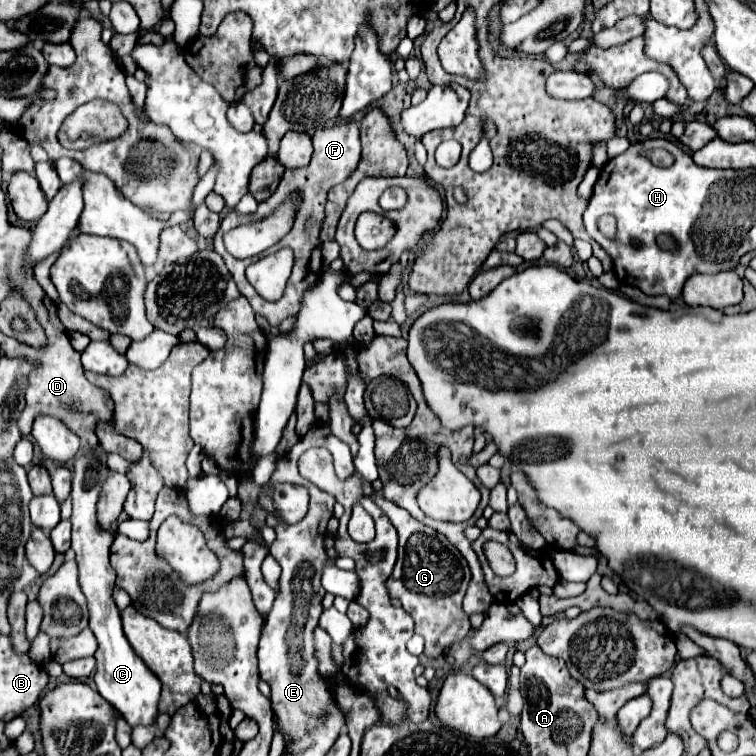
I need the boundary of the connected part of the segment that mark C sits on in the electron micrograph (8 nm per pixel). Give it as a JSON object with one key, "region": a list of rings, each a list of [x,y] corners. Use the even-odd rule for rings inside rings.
{"region":[[[78,457],[74,461],[74,477],[72,477],[72,493],[70,493],[70,499],[72,499],[72,551],[76,553],[76,563],[78,563],[78,581],[80,581],[80,589],[82,593],[86,595],[88,599],[88,611],[90,611],[90,629],[92,633],[96,635],[98,639],[98,651],[96,651],[96,675],[94,675],[94,681],[96,681],[96,687],[98,687],[98,693],[110,701],[120,713],[122,717],[128,721],[130,727],[136,727],[136,725],[150,725],[154,723],[156,719],[156,713],[158,713],[158,699],[160,699],[160,679],[156,679],[156,675],[144,665],[144,661],[134,653],[132,645],[128,643],[124,631],[122,631],[122,621],[120,621],[120,611],[112,599],[112,589],[114,589],[114,579],[116,579],[116,573],[114,569],[110,567],[110,545],[114,541],[114,533],[112,531],[106,531],[98,525],[96,521],[96,501],[98,501],[98,493],[104,485],[104,479],[108,477],[108,467],[106,463],[90,463],[86,457]]]}

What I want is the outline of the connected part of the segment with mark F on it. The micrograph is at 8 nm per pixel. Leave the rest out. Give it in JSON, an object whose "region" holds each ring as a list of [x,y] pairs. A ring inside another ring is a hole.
{"region":[[[344,121],[344,123],[340,123],[340,125],[316,129],[312,141],[314,141],[312,161],[310,161],[306,167],[300,167],[300,169],[286,169],[286,171],[284,171],[284,177],[282,177],[282,181],[280,181],[280,185],[278,185],[278,189],[276,189],[266,201],[262,201],[262,203],[258,205],[256,213],[252,213],[254,219],[260,219],[260,217],[264,219],[264,217],[270,215],[270,213],[280,205],[280,201],[284,201],[294,189],[300,189],[300,191],[302,191],[302,207],[300,207],[300,211],[298,211],[298,217],[296,217],[294,227],[290,229],[290,233],[288,233],[284,239],[280,239],[280,243],[276,243],[276,245],[272,247],[272,251],[278,251],[278,249],[282,249],[282,247],[290,247],[290,249],[294,251],[294,269],[292,269],[292,277],[290,277],[290,281],[288,281],[288,285],[286,285],[286,291],[284,291],[282,299],[278,299],[278,301],[274,301],[274,303],[262,299],[262,297],[254,291],[254,287],[248,283],[248,279],[246,279],[246,275],[244,275],[244,271],[246,271],[246,267],[248,267],[246,259],[230,257],[228,251],[224,249],[222,233],[226,233],[228,229],[232,229],[232,227],[236,227],[236,225],[240,225],[240,223],[250,221],[250,215],[240,215],[240,213],[236,213],[236,211],[226,213],[226,217],[222,219],[220,229],[218,229],[220,233],[216,233],[216,237],[214,237],[214,249],[224,257],[226,267],[228,267],[228,271],[232,273],[232,277],[234,277],[234,281],[236,281],[236,285],[238,285],[238,291],[250,301],[254,313],[266,317],[268,323],[270,323],[274,329],[276,329],[286,317],[294,315],[294,311],[300,309],[300,295],[302,295],[308,287],[312,287],[314,281],[320,279],[320,271],[322,271],[322,269],[320,269],[320,263],[314,267],[314,257],[316,257],[316,261],[318,261],[320,247],[322,247],[322,241],[320,241],[318,233],[320,233],[320,223],[324,221],[326,193],[330,191],[332,185],[342,183],[344,179],[348,179],[348,175],[352,175],[352,171],[356,169],[356,163],[360,161],[360,131],[358,131],[358,123],[356,123],[356,121]],[[310,261],[312,261],[312,277],[308,277],[308,265],[310,265]]]}

